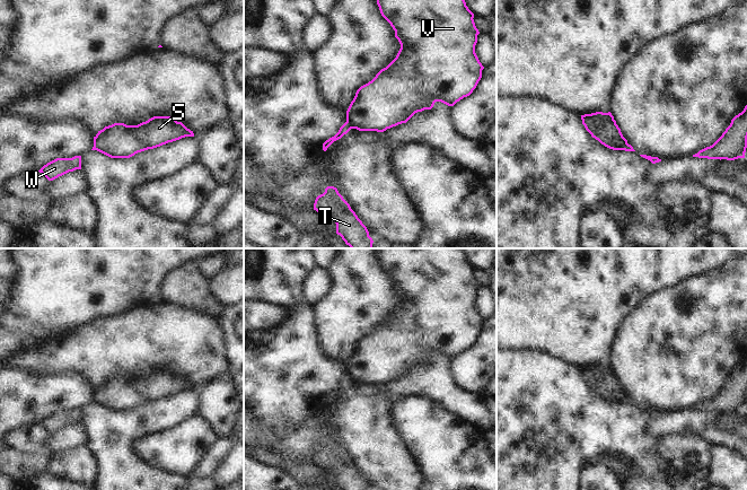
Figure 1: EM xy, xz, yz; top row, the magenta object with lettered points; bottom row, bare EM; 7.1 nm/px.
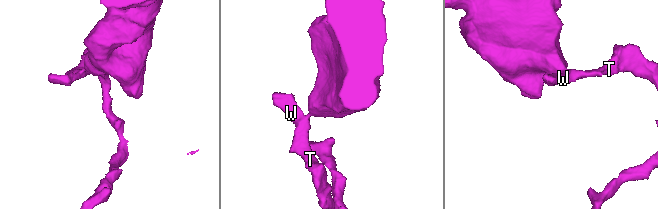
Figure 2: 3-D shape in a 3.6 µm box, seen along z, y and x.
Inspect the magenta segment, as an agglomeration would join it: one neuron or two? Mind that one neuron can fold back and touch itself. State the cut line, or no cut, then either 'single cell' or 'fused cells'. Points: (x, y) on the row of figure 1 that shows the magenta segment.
cut xz (346, 121), (351, 128); fused cells

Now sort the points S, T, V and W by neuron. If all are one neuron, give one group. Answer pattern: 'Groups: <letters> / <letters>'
Groups: S V / T W

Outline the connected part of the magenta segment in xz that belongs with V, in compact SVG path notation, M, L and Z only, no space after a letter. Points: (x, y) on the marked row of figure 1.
M377 0L377 5L381 16L395 30L401 49L386 68L357 90L346 111L346 122L351 129L384 132L406 123L418 112L431 110L436 102L454 106L473 93L482 78L484 67L475 53L480 32L473 19L474 14L465 0Z

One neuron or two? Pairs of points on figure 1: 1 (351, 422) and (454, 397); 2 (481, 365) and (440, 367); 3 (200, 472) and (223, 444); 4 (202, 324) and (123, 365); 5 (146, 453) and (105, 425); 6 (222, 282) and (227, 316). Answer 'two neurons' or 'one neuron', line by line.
1: two neurons
2: two neurons
3: one neuron
4: one neuron
5: two neurons
6: two neurons

